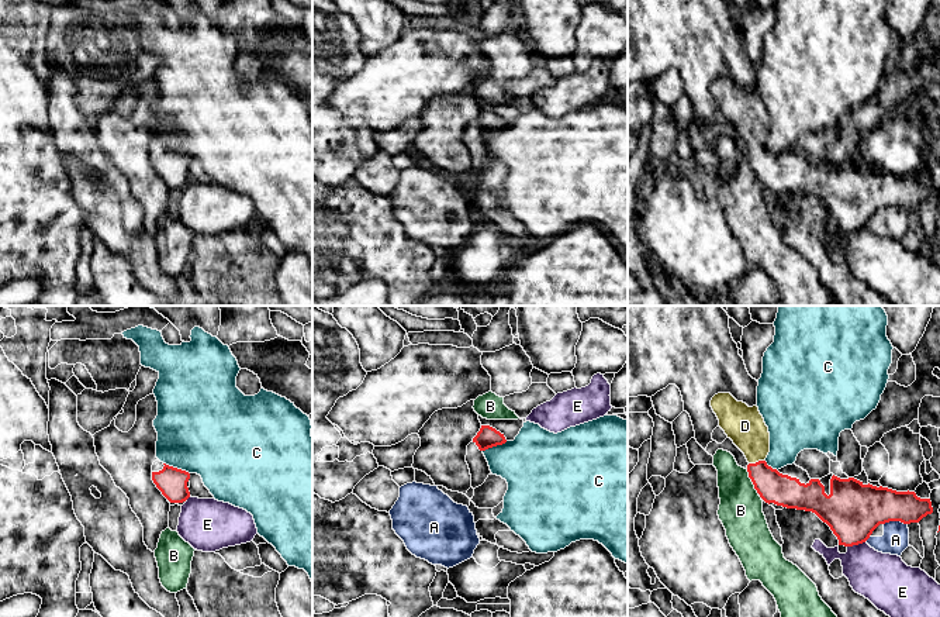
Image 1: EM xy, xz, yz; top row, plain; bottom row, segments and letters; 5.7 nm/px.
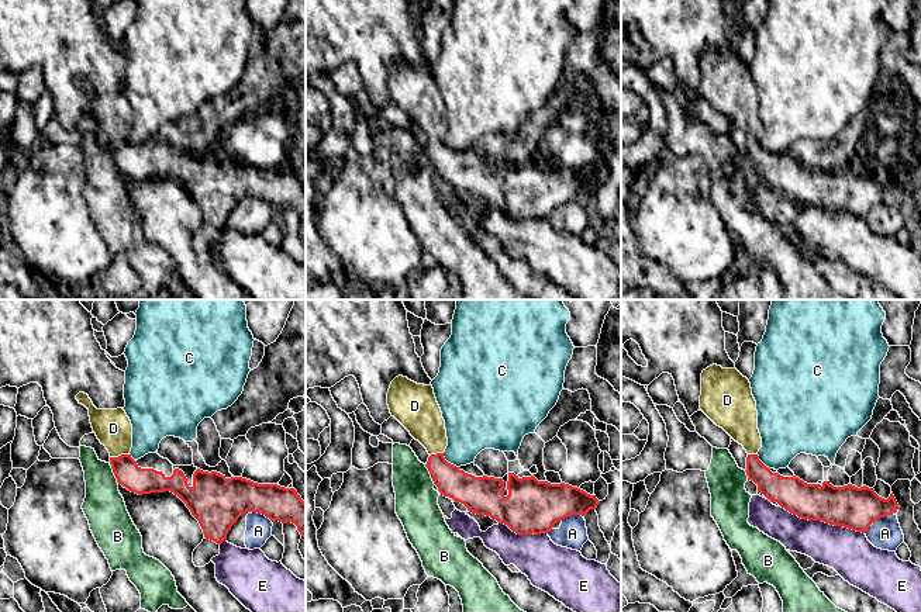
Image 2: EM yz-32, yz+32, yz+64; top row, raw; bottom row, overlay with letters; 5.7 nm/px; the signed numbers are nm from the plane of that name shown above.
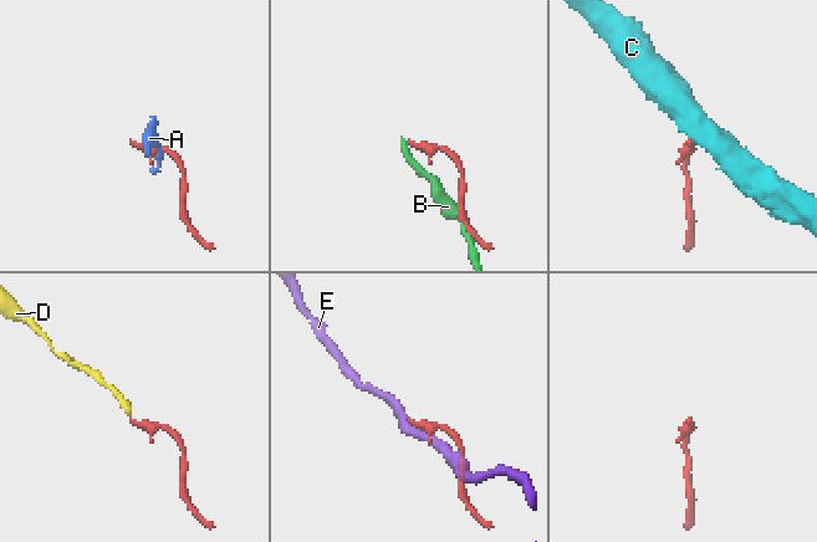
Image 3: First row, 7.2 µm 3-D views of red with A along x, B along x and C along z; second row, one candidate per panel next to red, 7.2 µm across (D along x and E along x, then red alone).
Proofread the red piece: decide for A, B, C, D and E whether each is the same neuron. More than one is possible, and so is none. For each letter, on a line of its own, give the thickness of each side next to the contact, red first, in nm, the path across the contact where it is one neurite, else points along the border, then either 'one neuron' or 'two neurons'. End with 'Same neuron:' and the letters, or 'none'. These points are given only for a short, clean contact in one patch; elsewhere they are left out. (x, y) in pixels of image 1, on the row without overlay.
A: 320 nm thick on the red side, 160 nm on the other; two neurons
B: 180 nm thick on the red side, 260 nm on the other; two neurons
C: 170 nm thick on the red side, 480 nm on the other; border along xy (163, 147), (185, 154), (189, 158); two neurons
D: 180 nm thick on the red side, 220 nm on the other; runs through yz (773, 171), (760, 158), (756, 147), (756, 130), (745, 110); one neuron
E: 320 nm thick on the red side, 280 nm on the other; two neurons
Same neuron: D

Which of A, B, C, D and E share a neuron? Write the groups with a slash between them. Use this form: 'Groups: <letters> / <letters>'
Groups: A / B / C / D / E

